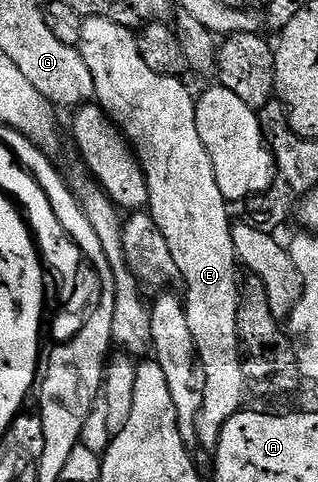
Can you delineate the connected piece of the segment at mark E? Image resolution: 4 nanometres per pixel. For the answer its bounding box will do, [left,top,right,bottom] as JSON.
[79,18,247,452]

